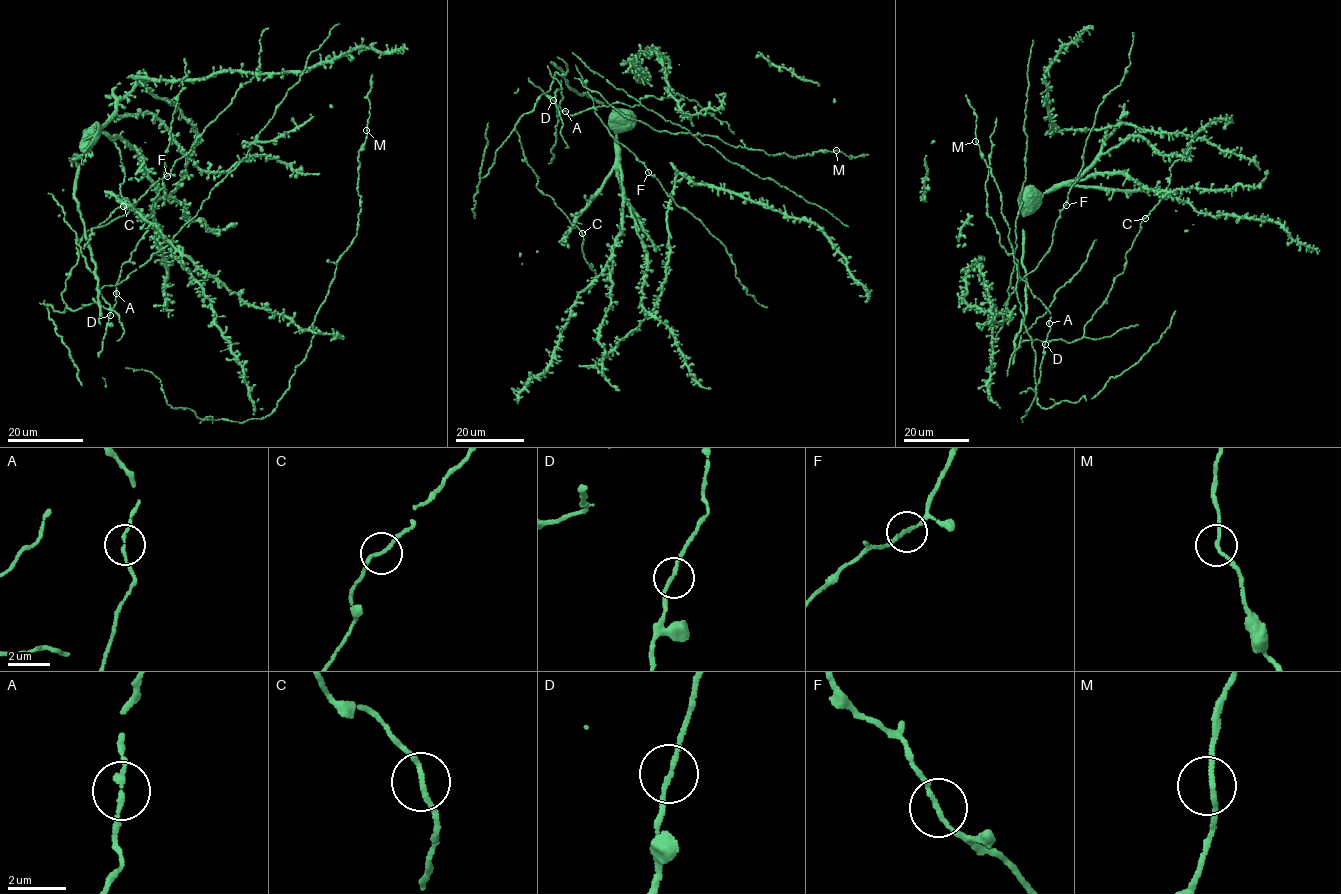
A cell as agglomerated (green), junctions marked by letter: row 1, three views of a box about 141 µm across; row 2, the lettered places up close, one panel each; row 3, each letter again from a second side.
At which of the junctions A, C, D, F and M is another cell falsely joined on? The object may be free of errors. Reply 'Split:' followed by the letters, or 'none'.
Split: none

